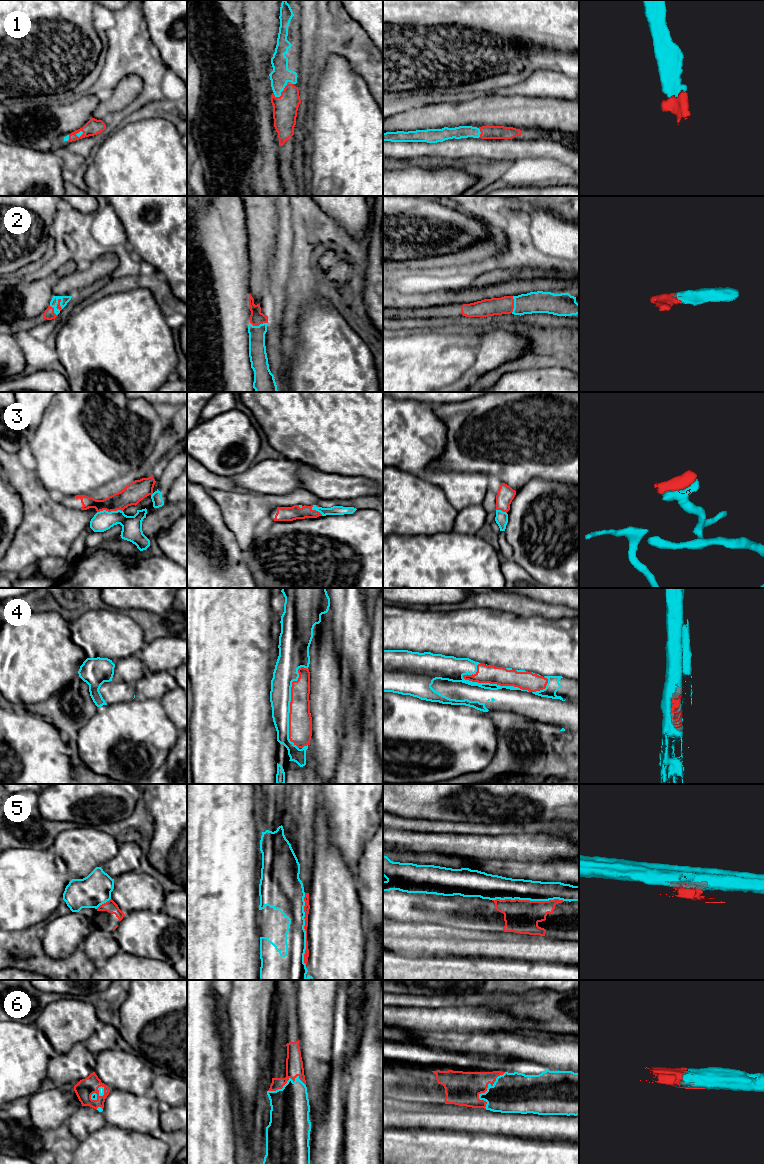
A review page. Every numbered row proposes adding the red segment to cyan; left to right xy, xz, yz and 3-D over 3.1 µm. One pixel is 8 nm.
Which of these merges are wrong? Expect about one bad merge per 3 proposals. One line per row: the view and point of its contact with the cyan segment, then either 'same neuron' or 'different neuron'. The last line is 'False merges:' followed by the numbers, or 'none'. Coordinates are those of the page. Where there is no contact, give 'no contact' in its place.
1: xz (280, 93) | same neuron
2: xz (259, 325) | same neuron
3: xy (109, 512) | different neuron
4: xz (289, 705) | same neuron
5: xz (304, 929) | different neuron
6: yz (487, 1089) | same neuron
False merges: 3, 5

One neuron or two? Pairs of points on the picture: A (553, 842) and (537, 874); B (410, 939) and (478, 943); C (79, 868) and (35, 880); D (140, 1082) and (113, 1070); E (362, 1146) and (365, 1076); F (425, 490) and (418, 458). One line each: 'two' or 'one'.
A: two
B: one
C: two
D: one
E: one
F: two

